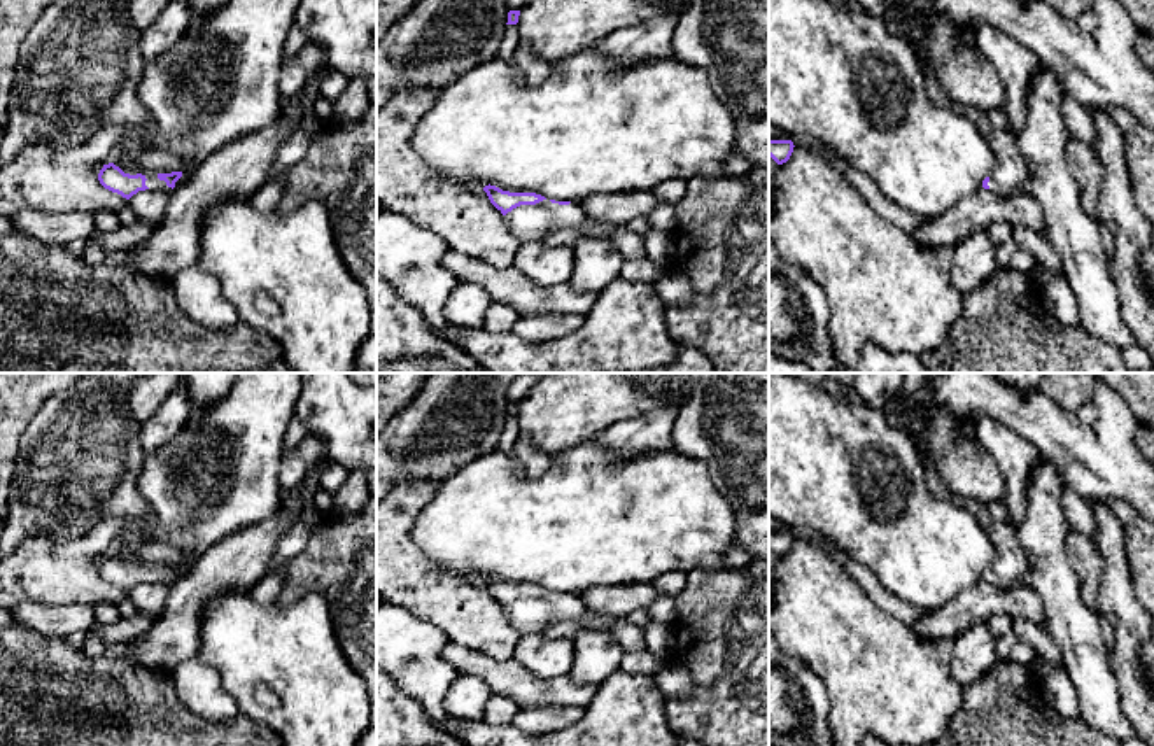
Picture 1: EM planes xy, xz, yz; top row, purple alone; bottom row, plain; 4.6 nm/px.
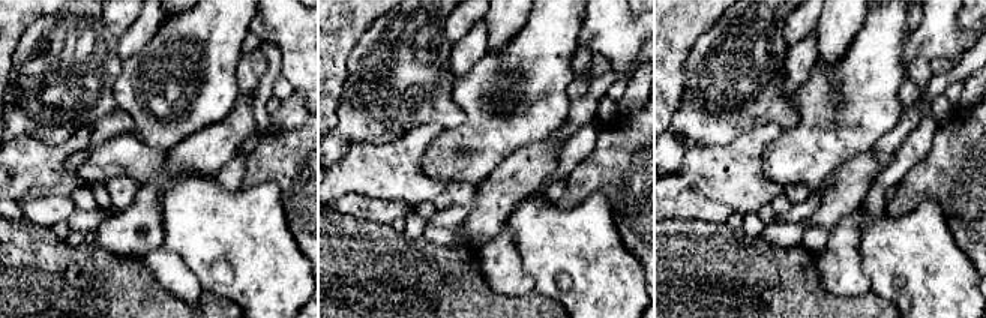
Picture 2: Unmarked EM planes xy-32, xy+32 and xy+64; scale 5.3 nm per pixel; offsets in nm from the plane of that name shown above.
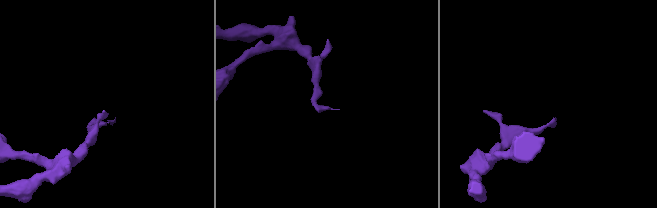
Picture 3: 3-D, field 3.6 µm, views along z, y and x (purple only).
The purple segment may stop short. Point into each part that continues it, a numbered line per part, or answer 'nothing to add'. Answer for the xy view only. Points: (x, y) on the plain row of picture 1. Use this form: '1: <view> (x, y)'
1: xy (153, 575)

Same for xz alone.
1: xz (596, 654)

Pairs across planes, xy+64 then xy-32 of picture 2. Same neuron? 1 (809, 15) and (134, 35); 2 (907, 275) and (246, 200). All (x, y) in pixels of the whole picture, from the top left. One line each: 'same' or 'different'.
1: different
2: same

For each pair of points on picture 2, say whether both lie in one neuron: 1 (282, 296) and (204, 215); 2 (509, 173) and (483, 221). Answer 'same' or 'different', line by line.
1: same
2: same

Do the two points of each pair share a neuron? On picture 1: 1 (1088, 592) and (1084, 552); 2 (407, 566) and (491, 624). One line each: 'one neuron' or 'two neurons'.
1: one neuron
2: one neuron

